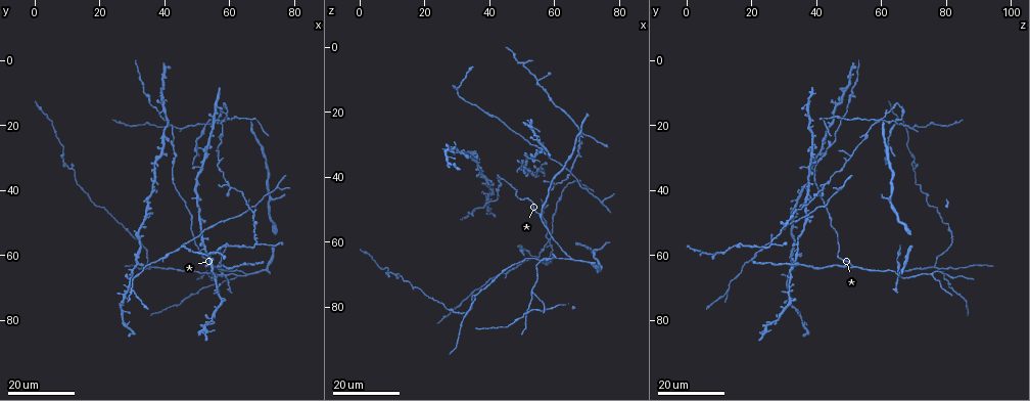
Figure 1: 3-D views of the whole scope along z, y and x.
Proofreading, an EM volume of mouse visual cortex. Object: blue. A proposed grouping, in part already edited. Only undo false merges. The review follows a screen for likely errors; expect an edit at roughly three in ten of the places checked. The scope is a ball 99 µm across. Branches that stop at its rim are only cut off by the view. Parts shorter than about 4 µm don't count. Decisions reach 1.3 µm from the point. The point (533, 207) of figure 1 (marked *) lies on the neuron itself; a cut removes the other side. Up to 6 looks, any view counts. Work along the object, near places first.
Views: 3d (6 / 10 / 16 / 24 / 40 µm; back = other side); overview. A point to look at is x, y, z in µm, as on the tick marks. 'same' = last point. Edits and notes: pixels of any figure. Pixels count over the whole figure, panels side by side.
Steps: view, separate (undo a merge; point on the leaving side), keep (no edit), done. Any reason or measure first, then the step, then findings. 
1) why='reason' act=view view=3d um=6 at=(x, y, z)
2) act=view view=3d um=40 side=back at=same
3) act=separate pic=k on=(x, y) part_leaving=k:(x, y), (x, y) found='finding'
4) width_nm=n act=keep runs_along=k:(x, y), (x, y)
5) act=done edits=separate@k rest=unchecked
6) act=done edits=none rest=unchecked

why='four arms meet' act=view view=3d um=24 at=(57.5, 65.5, 65.0)

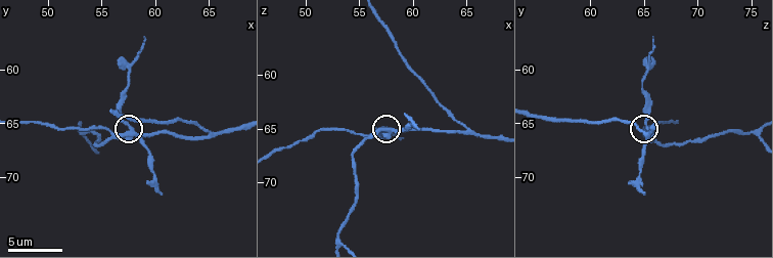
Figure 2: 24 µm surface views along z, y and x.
why='zoom in' act=view view=3d um=10 at=(57.8, 65.6, 65.0)

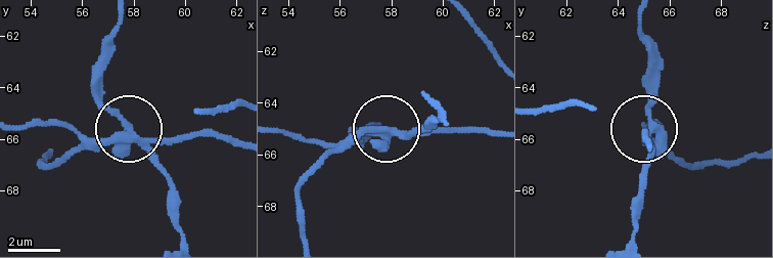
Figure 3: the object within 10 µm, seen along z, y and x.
why='from behind' act=view view=3d um=10 side=back at=(57.6, 65.7, 65.2)

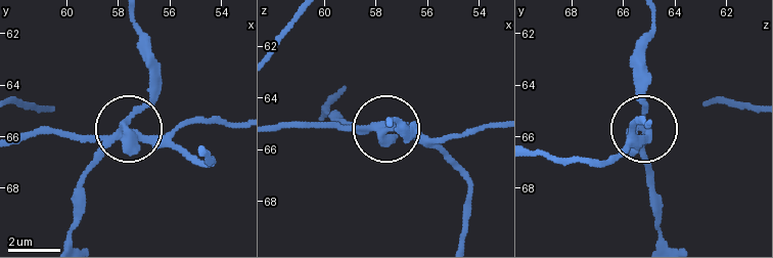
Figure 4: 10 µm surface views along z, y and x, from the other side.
arms=4 act=separate pic=4 on=(90, 169) found='a second neuron is stuck on'

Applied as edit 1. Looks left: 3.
why='see it whole again' act=view view=overview

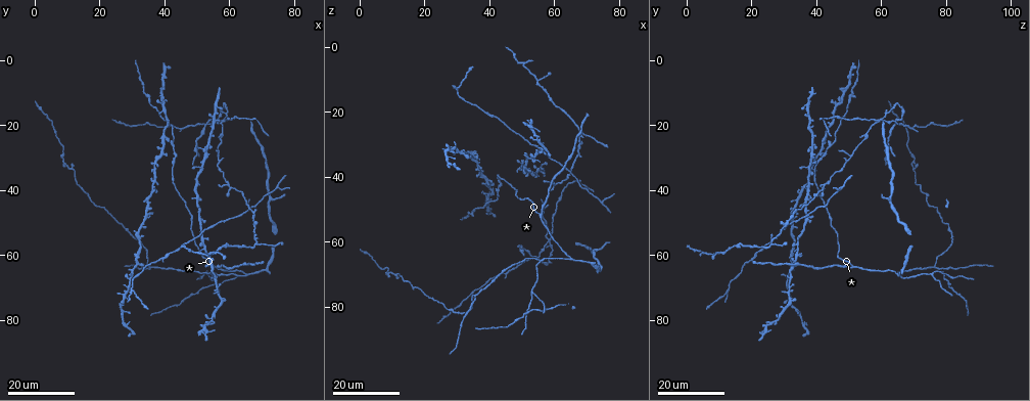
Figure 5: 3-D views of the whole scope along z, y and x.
why='two arms in line, one across' act=view view=3d um=16 at=(53.5, 66.0, 75.5)

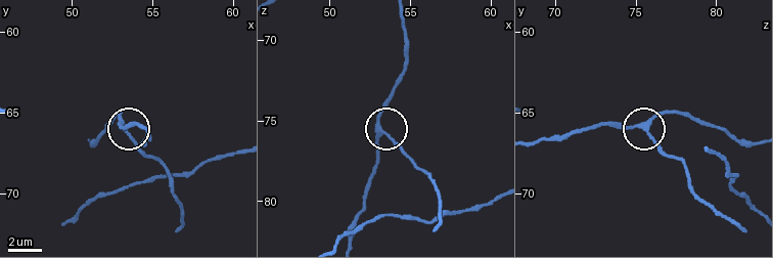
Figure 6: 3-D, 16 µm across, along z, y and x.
act=view view=3d um=10 at=(53.1, 65.7, 75.6)

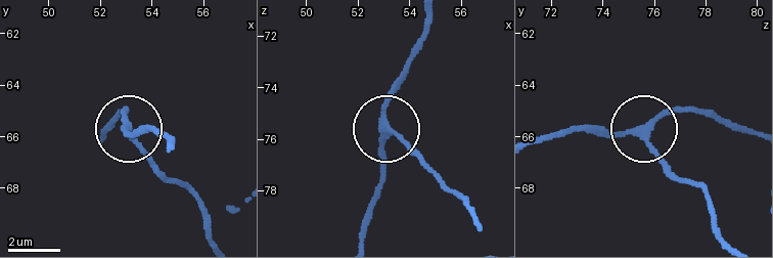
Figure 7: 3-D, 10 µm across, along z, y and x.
width_nm=220 act=keep runs_along=7:(426, 17), (421, 44), (387, 110), (380, 187) found='one neuron here'

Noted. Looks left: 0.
act=done edits=separate@4 rest=unchecked

